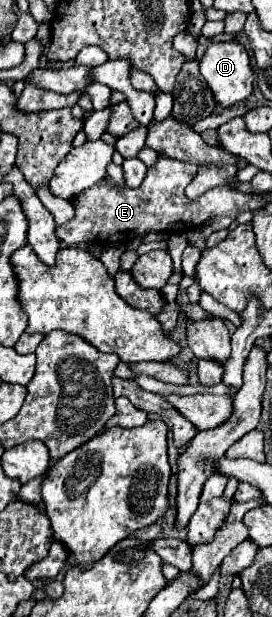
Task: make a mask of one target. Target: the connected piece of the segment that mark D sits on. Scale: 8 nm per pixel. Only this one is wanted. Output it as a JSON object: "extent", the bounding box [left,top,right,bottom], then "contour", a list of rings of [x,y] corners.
{"extent":[199,41,253,109],"contour":[[[235,41],[211,43],[199,63],[201,63],[201,75],[205,77],[207,85],[211,87],[215,103],[221,109],[229,109],[237,103],[243,103],[251,95],[251,91],[253,91],[253,71],[249,67],[249,55],[247,55],[247,49],[243,45],[239,45]]]}

